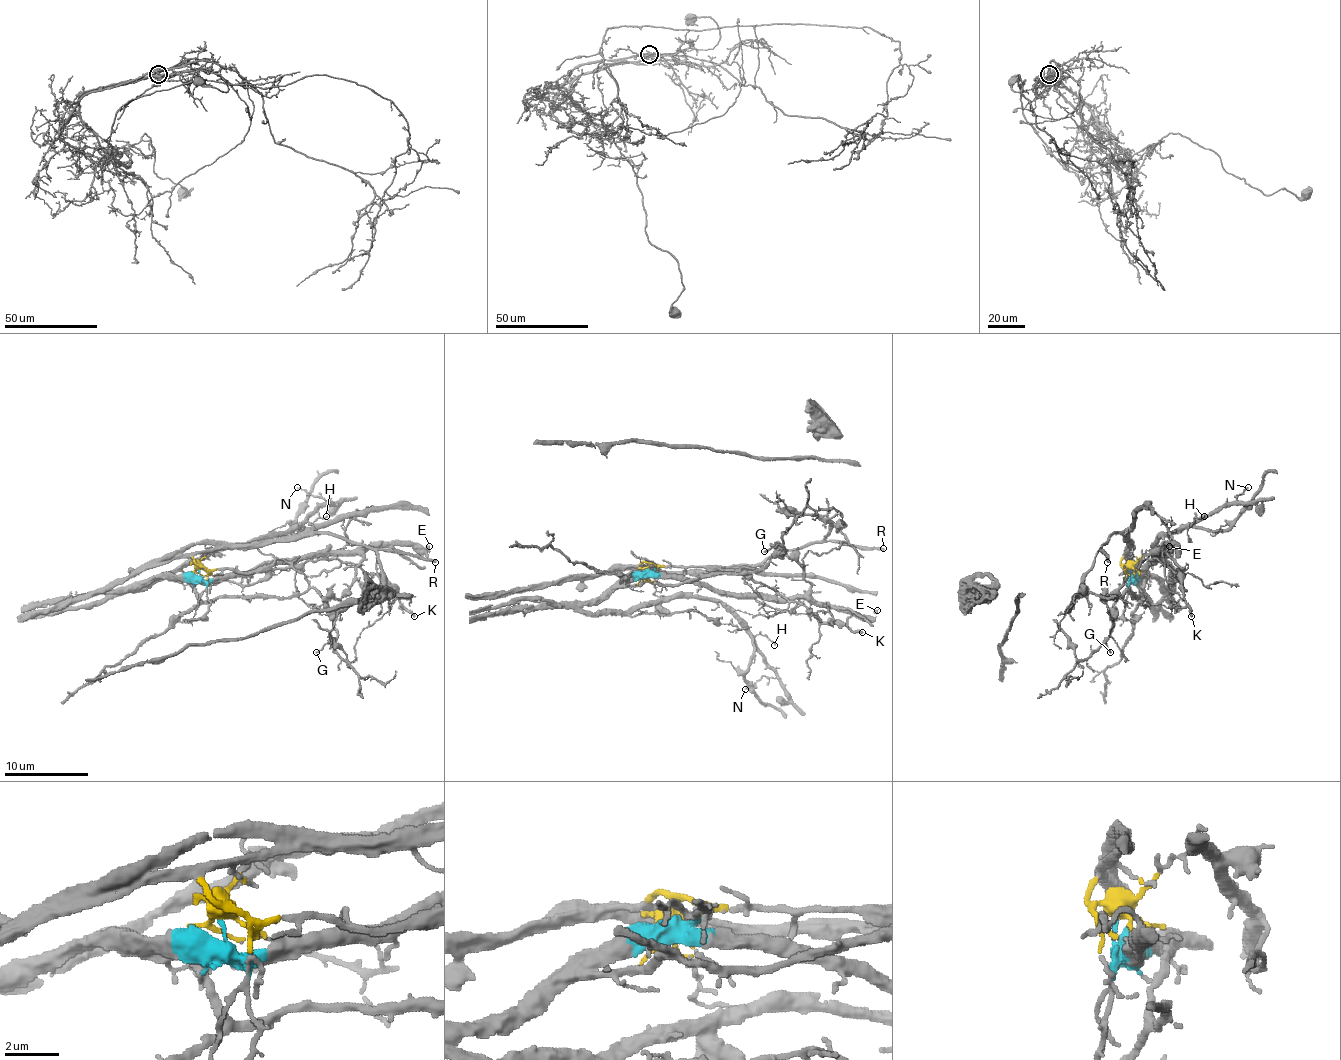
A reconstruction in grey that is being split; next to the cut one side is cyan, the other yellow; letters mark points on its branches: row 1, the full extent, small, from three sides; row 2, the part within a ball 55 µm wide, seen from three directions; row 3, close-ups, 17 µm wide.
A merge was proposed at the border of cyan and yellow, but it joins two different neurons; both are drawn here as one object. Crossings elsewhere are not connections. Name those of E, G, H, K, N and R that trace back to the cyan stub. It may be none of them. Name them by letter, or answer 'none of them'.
E, G, H, N

